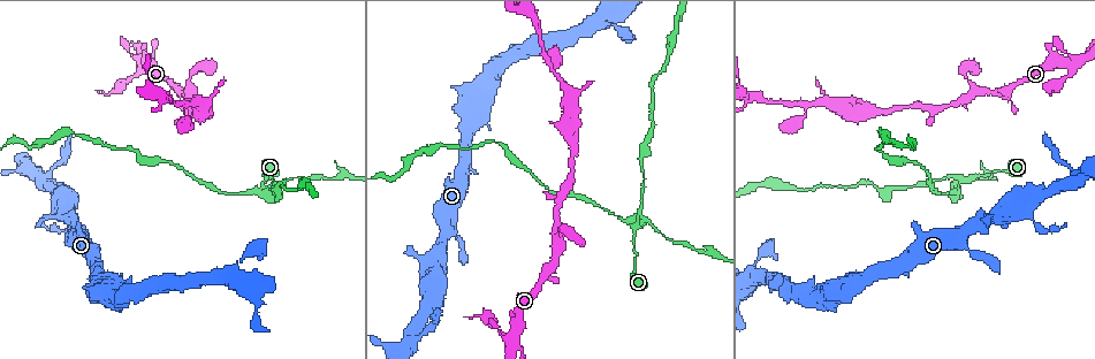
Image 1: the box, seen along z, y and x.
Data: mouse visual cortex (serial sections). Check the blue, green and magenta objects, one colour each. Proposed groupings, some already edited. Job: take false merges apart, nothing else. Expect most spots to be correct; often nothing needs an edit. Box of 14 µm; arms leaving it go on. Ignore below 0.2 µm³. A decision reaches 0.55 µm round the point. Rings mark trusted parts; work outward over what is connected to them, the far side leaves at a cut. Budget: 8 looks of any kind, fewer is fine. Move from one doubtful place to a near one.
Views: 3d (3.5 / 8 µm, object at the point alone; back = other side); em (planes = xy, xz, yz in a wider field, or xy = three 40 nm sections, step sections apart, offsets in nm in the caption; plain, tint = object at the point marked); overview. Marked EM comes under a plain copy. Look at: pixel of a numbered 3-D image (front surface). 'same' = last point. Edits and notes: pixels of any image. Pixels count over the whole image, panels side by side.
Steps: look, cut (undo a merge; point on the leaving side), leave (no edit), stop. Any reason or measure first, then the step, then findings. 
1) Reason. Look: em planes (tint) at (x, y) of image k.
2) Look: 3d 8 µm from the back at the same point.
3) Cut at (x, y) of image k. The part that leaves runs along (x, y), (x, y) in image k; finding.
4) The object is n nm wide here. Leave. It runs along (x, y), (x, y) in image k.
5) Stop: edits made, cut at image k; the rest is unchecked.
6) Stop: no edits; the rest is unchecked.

Three-way junction. Look: 3d 3.5 µm at (182, 104) of image 1.

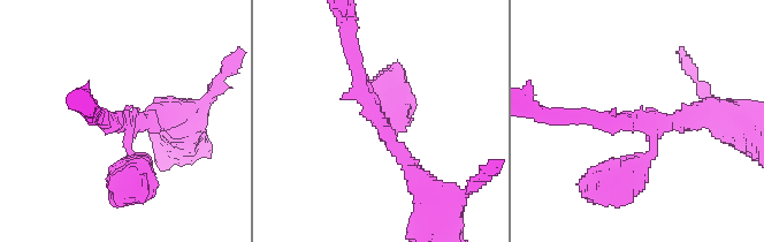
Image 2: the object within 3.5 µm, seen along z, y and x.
3 arms meet here; the arms are 250, 350, 400 nm wide; shape alone is not enough. Look: em xy step 2 (tint) at (131, 123) of image 2.

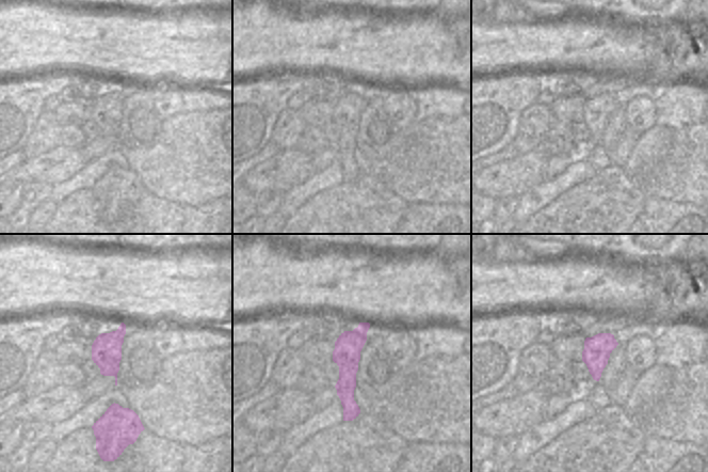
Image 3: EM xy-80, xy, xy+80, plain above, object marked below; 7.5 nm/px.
The object is 200 nm wide here. Leave. It runs along (366, 325), (348, 346), (346, 418) in image 3; one cell here.

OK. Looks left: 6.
Calibre changes. Look: 3d 3.5 µm from the back at (166, 94) of image 1.

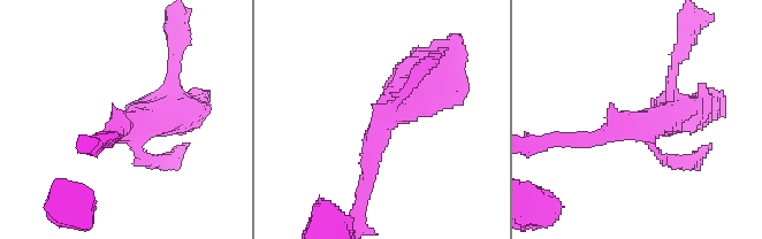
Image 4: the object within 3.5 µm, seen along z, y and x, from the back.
3 arms meet here; the arms are 200, 200, 500 nm wide; need the tissue. Look: em planes (tint) at (636, 126) of image 4.

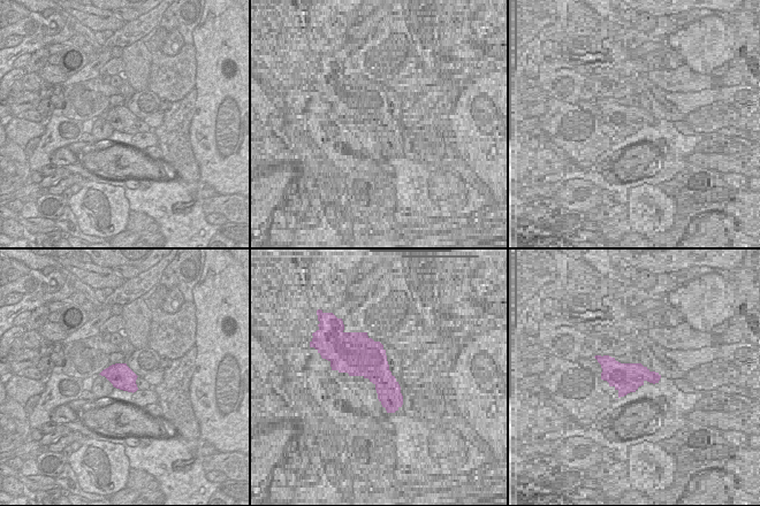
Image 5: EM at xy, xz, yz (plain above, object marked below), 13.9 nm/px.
Another direction. Look: em xy step 1 (tint) at the same point.

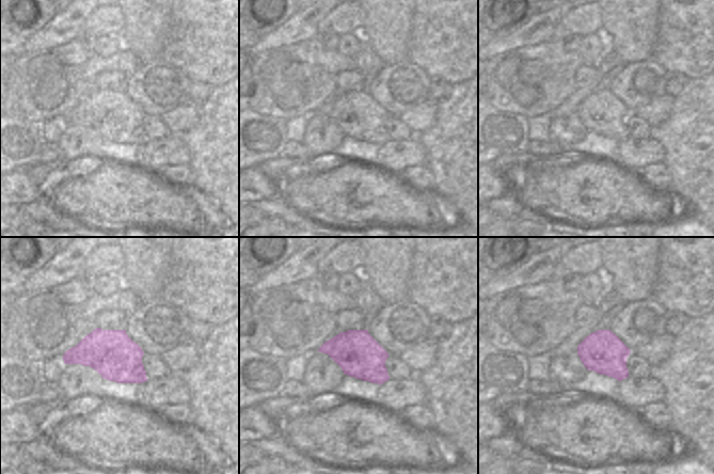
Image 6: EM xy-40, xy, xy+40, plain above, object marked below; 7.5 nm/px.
Leave. It runs along (364, 190), (389, 114), (446, 87) in image 4; one cell here.

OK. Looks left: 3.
Abrupt turn. Look: 3d 3.5 µm at (961, 179) of image 1.

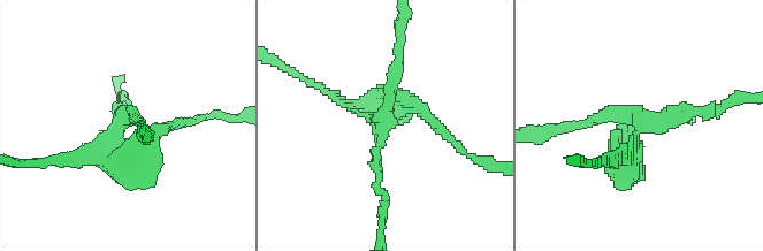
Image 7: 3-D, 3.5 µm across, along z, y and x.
Look: em xy step 3 (tint) at (640, 120) of image 7.

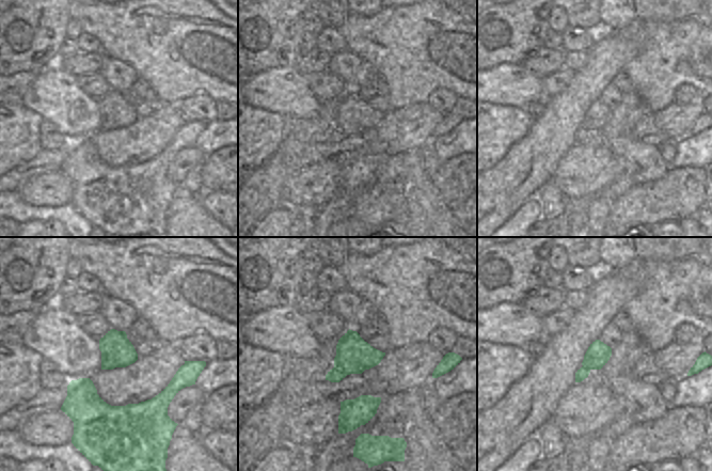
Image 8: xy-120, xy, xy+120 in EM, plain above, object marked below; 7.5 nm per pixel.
Cut at (600, 116) of image 7. The part that leaves runs along (382, 198), (375, 187), (382, 121), (372, 115) in image 7; a second cell is stuck on.

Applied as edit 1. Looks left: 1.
Stop: edits made, cut at image 7; the rest is unchecked.

